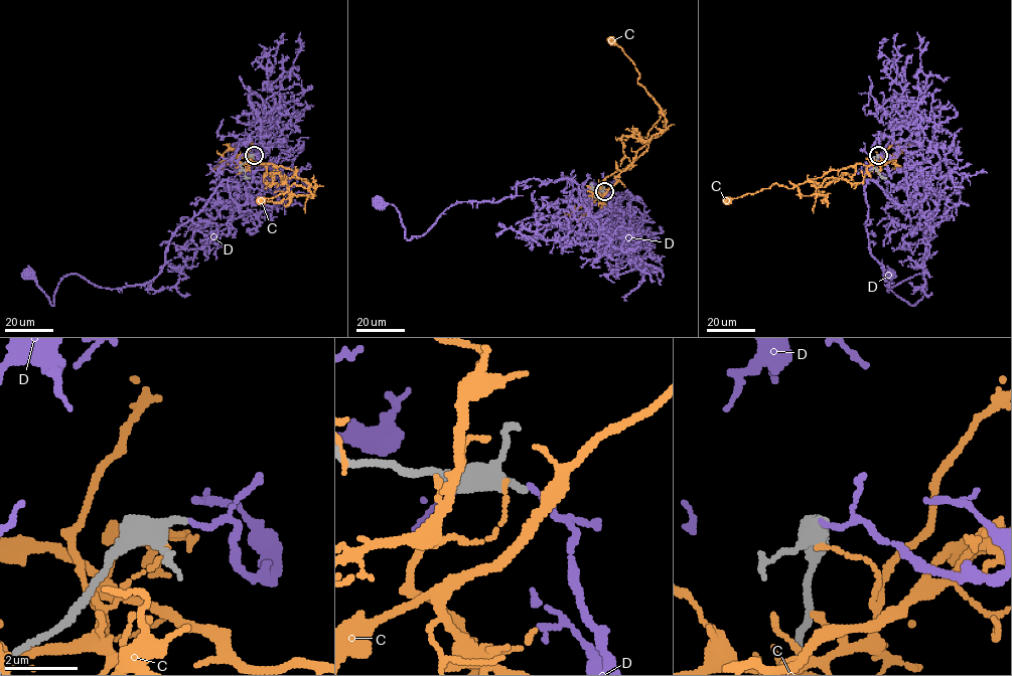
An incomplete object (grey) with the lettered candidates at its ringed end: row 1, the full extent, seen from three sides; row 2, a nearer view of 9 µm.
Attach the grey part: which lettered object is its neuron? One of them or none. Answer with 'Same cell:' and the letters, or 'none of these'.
Same cell: none of these

